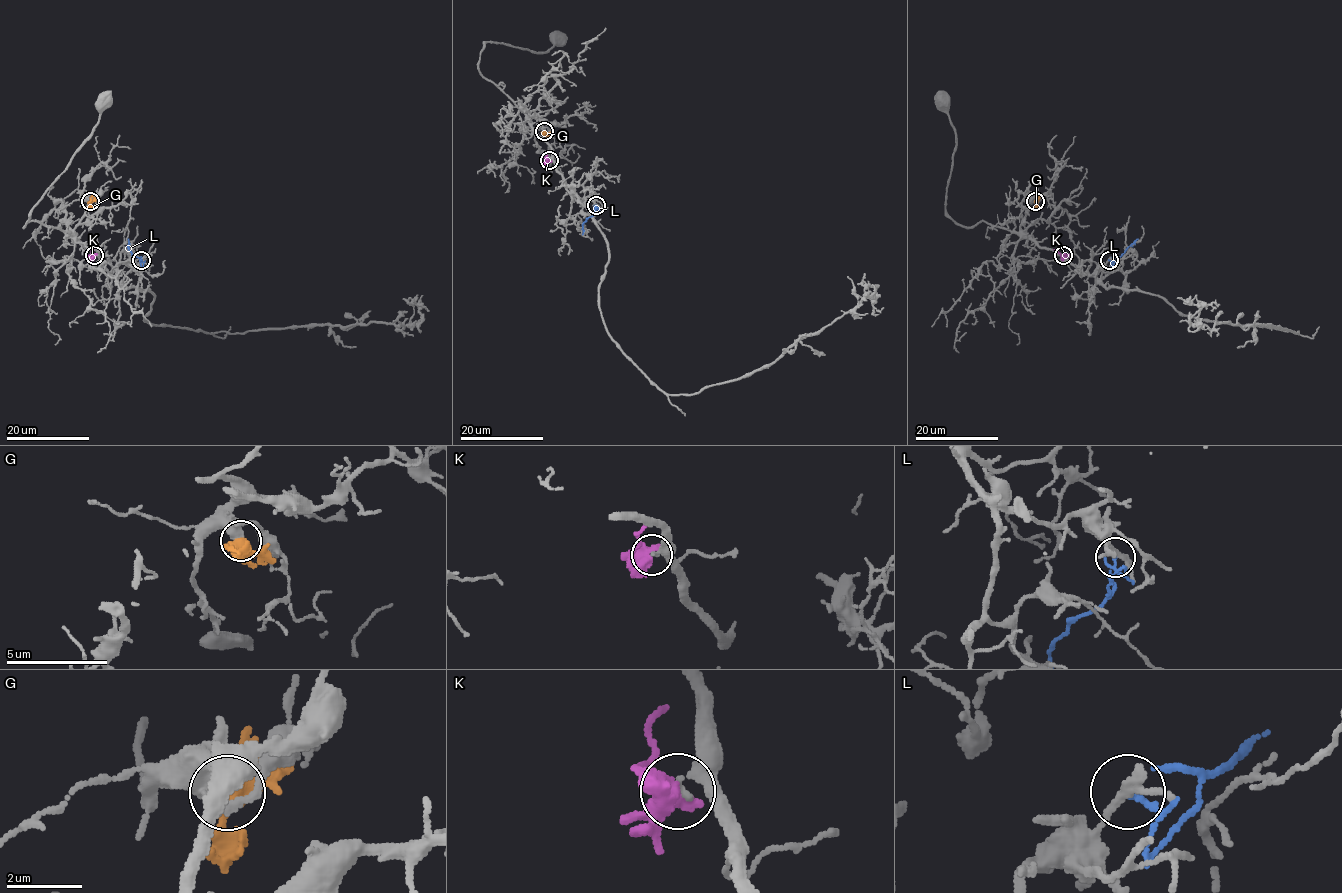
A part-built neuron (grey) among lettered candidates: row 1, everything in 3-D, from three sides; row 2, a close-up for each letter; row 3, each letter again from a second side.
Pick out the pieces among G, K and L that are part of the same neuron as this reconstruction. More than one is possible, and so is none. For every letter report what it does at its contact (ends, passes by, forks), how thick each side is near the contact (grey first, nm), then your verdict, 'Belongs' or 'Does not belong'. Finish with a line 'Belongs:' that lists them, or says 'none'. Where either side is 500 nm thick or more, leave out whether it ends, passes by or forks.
G: It forks there. Thickness 480 nm (grey) against 380 nm. Does not belong
K: Thickness 150 nm (grey) against 550 nm. Does not belong
L: It ends there. Thickness 260 nm (grey) against 160 nm. Does not belong
Belongs: none

